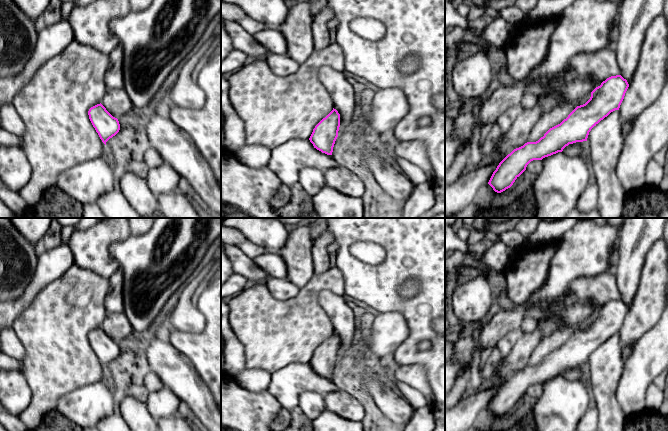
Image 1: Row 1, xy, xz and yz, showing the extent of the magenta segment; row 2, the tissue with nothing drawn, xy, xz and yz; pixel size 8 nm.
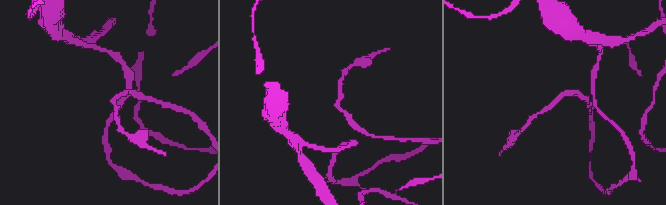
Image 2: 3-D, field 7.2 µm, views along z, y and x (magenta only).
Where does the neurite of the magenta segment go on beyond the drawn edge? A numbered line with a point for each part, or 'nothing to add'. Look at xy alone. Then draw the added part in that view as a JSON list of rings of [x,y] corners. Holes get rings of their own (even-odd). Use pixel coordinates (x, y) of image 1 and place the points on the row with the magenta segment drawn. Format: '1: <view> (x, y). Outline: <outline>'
1: xy (116, 101). Outline: [[[124,88],[108,89],[101,101],[101,104],[113,117],[117,119],[134,109]]]

